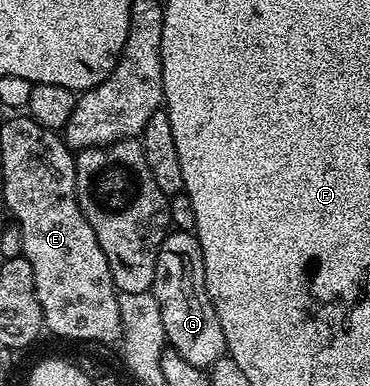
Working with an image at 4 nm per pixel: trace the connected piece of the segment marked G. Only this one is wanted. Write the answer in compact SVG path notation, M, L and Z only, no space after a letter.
M174 229L166 233L157 253L151 293L159 300L165 341L187 364L211 368L226 353L223 328L205 287L203 252L196 233Z

